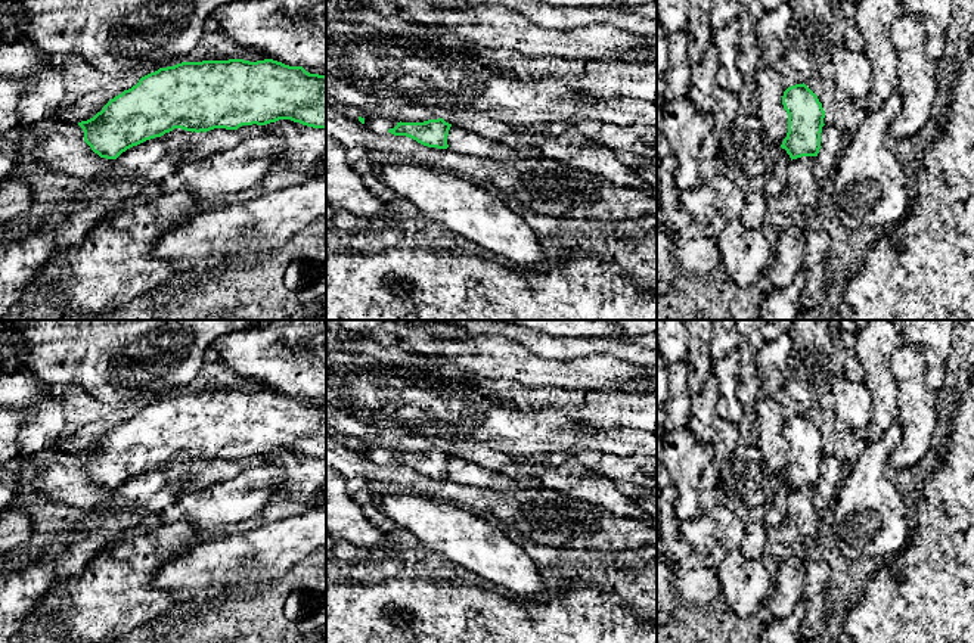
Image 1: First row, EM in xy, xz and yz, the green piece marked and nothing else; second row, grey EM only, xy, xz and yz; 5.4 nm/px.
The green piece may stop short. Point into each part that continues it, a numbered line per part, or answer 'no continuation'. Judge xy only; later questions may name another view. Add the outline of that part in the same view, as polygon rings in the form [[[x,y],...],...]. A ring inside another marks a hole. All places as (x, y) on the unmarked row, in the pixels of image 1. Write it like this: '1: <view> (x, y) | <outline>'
no continuation

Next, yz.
no continuation

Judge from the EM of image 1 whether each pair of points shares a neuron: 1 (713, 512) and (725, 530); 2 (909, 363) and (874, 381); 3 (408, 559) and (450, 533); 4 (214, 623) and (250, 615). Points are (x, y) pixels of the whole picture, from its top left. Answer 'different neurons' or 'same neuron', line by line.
1: same neuron
2: different neurons
3: different neurons
4: same neuron

